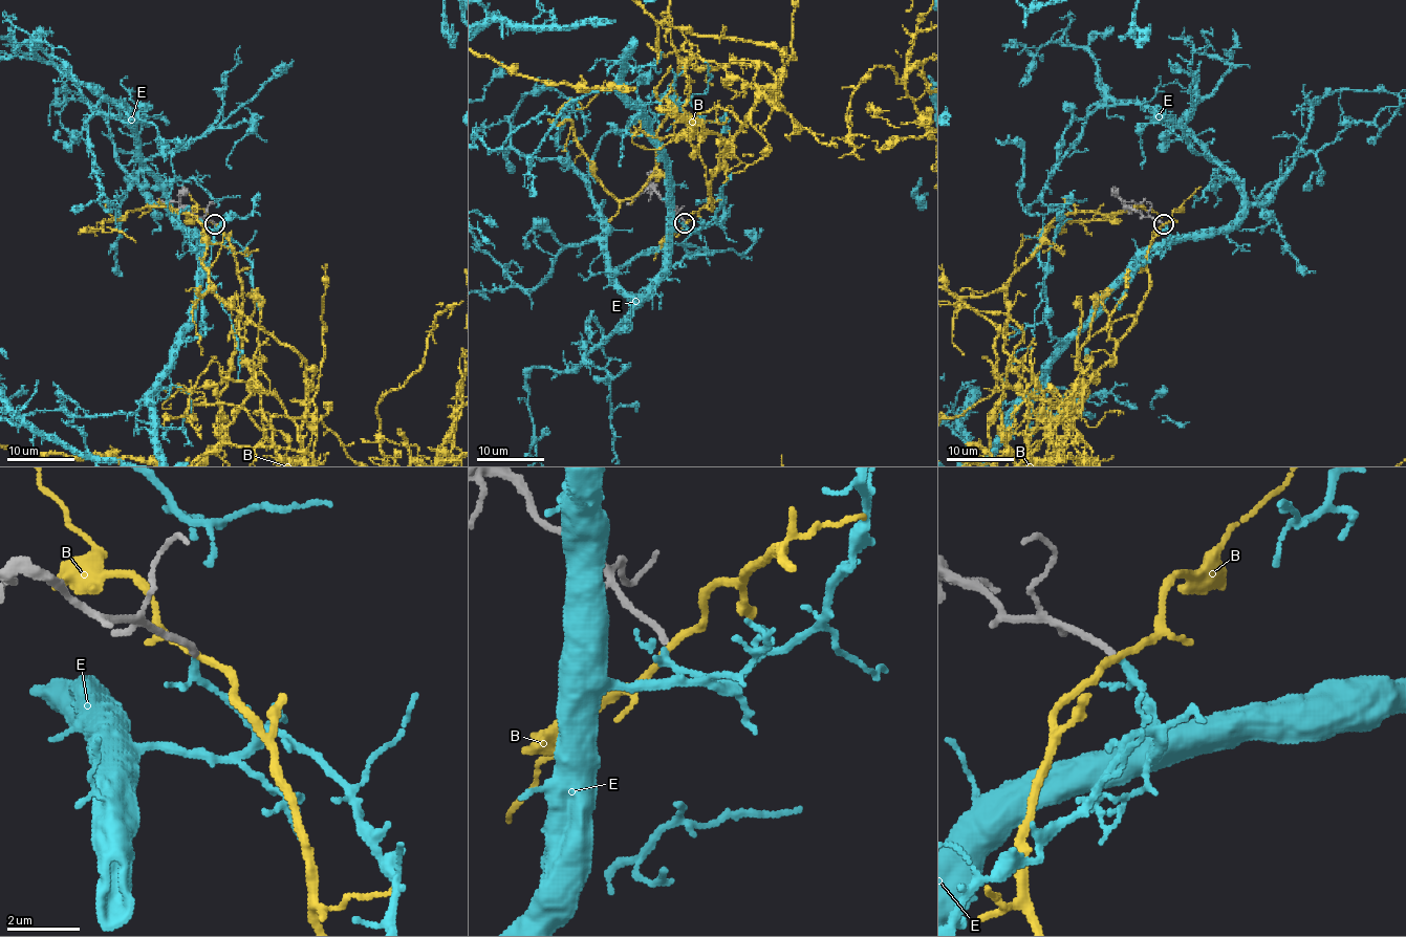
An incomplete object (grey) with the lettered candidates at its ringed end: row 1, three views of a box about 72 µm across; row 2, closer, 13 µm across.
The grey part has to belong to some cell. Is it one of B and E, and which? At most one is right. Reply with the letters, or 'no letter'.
E

